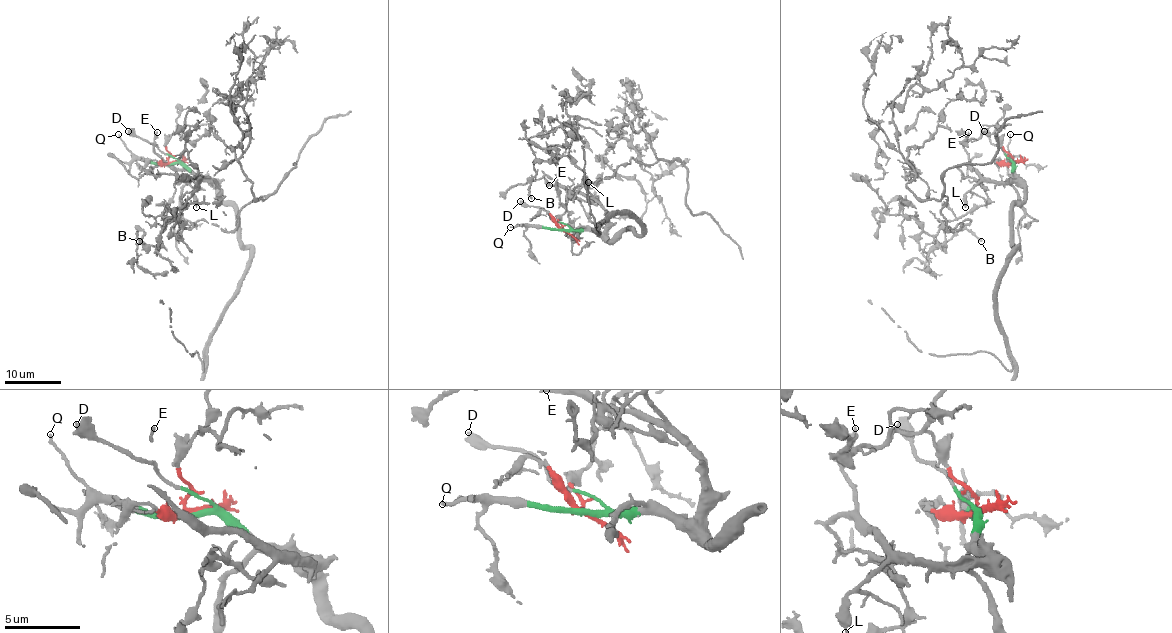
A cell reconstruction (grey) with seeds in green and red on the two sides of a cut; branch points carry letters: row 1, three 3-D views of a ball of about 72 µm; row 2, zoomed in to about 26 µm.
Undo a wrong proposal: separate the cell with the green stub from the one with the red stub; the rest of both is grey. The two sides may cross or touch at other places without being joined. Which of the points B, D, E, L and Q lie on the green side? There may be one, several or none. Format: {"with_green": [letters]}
{"with_green": ["D", "E", "L", "Q"]}

